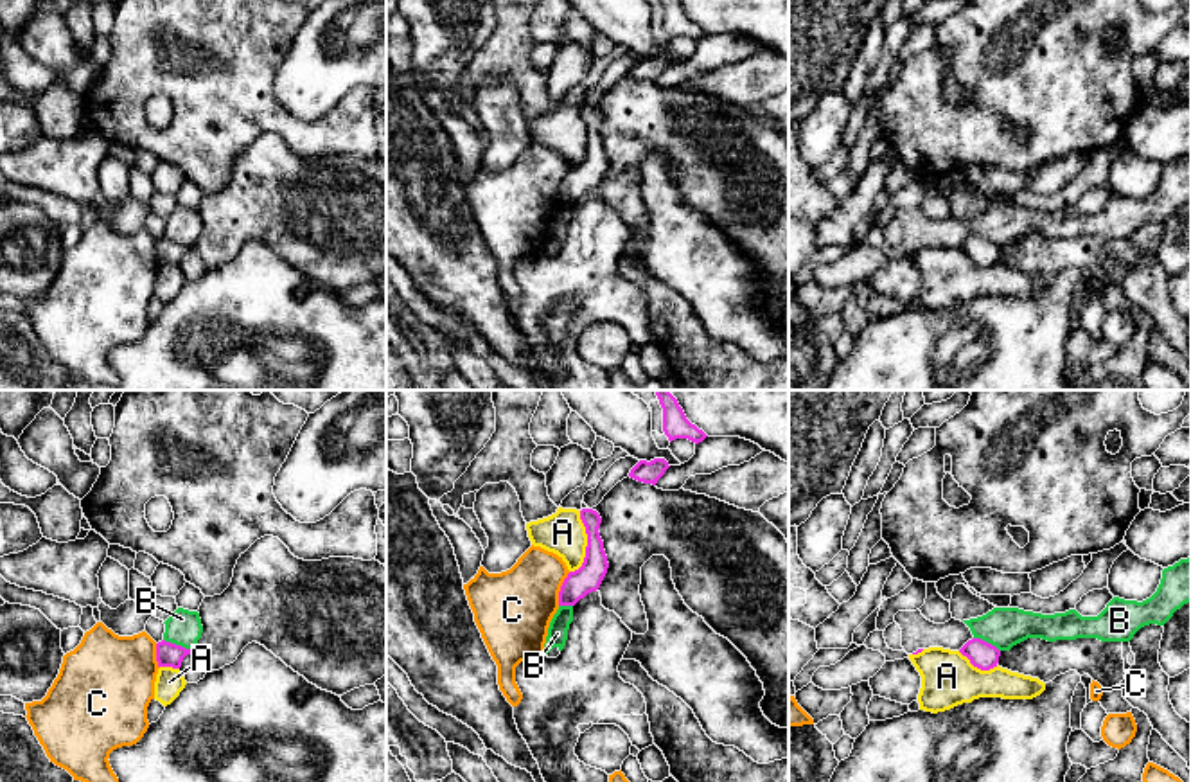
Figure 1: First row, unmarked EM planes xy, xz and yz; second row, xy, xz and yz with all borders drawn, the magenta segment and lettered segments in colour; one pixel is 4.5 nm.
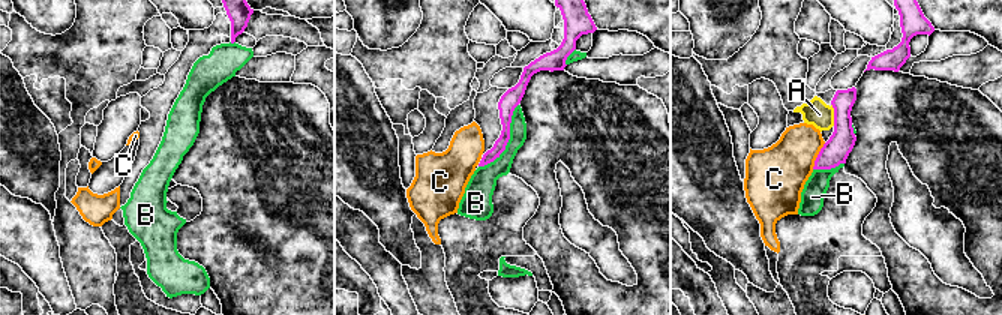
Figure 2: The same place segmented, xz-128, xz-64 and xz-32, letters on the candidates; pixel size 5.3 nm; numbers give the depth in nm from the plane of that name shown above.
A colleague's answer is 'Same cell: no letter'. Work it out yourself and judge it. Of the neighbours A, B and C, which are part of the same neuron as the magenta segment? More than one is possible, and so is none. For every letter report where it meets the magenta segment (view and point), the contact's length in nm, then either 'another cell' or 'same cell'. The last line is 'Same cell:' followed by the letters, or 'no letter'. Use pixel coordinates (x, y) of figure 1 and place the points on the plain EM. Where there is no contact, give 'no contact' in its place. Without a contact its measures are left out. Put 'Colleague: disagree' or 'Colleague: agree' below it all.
A: xz (588, 141) | 280 nm | another cell
B: xy (178, 243) | 140 nm | same cell
C: xz (561, 186) | 160 nm | another cell
Same cell: B
Colleague: disagree

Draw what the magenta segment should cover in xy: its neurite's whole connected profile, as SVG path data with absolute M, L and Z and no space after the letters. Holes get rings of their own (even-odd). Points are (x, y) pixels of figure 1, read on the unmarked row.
M178 205L165 219L163 237L156 241L158 264L180 266L201 235L203 223L198 209Z

